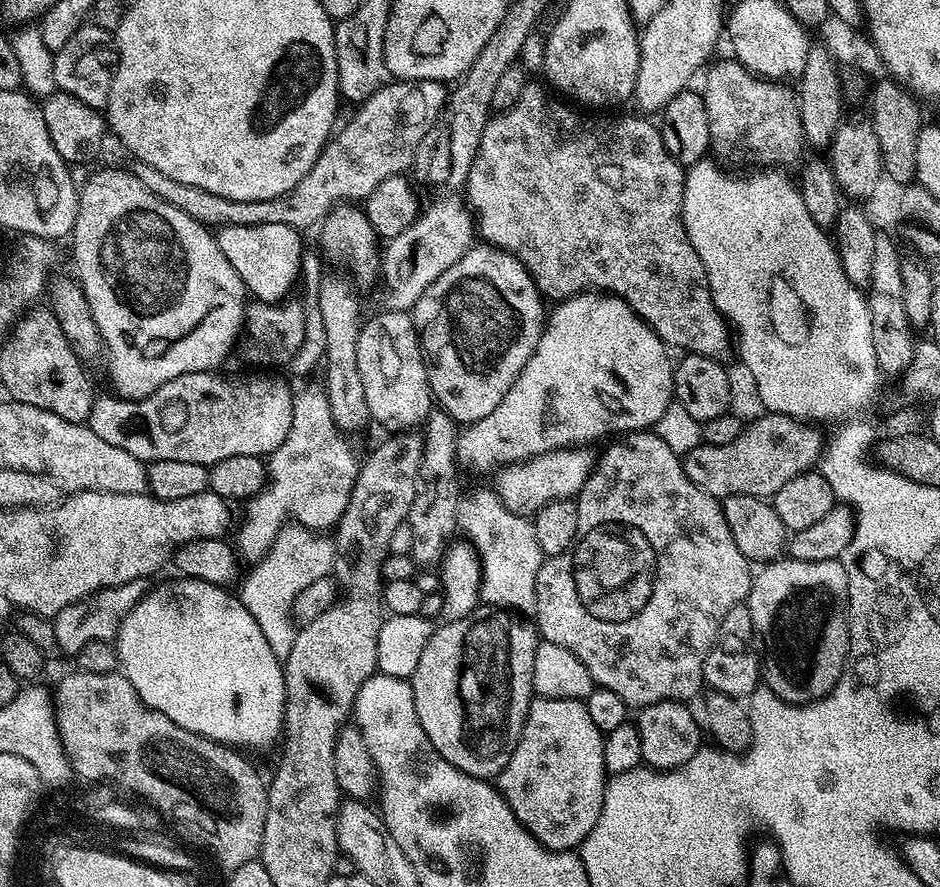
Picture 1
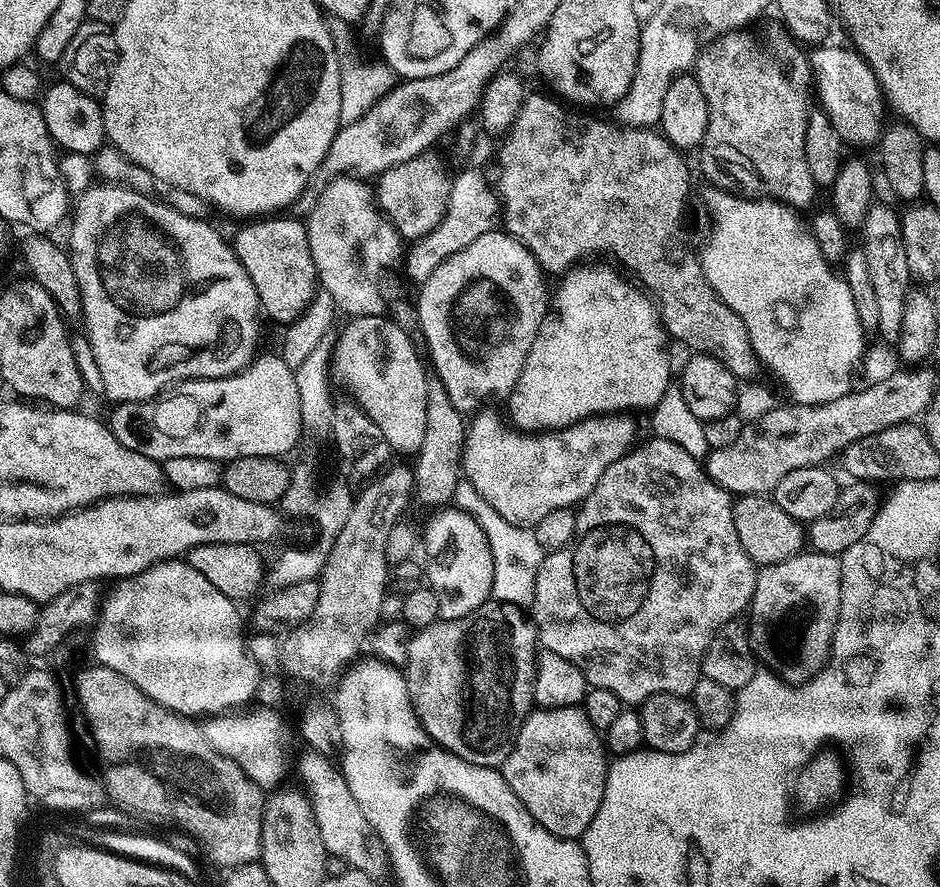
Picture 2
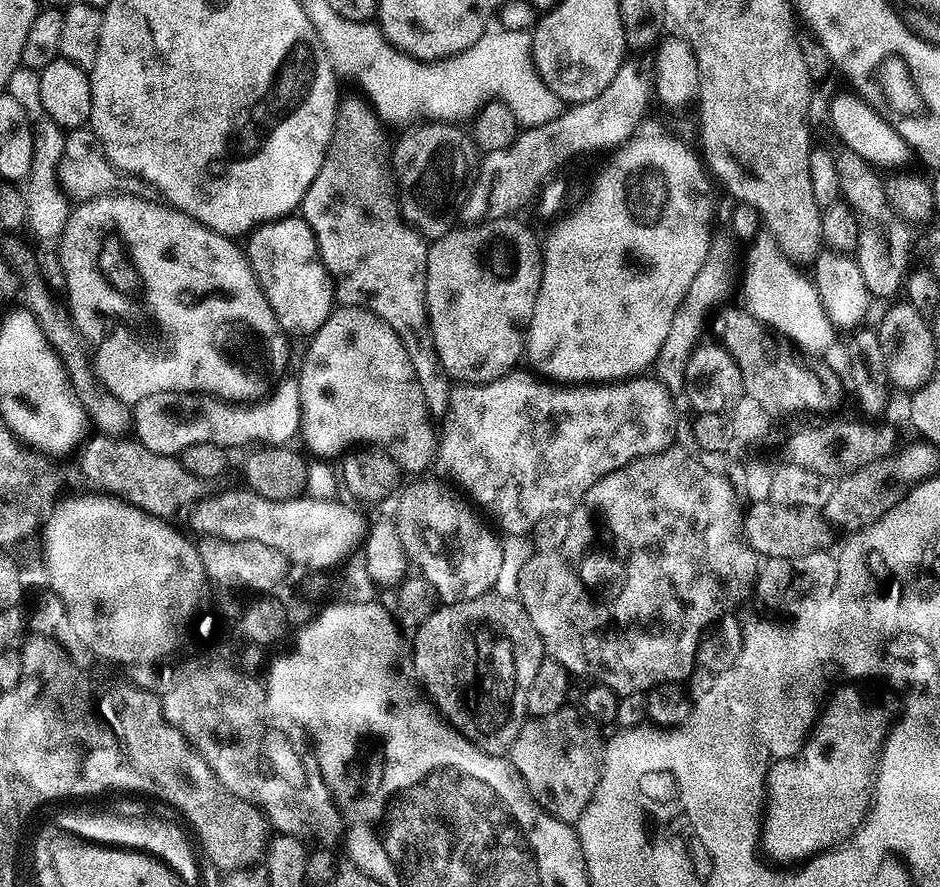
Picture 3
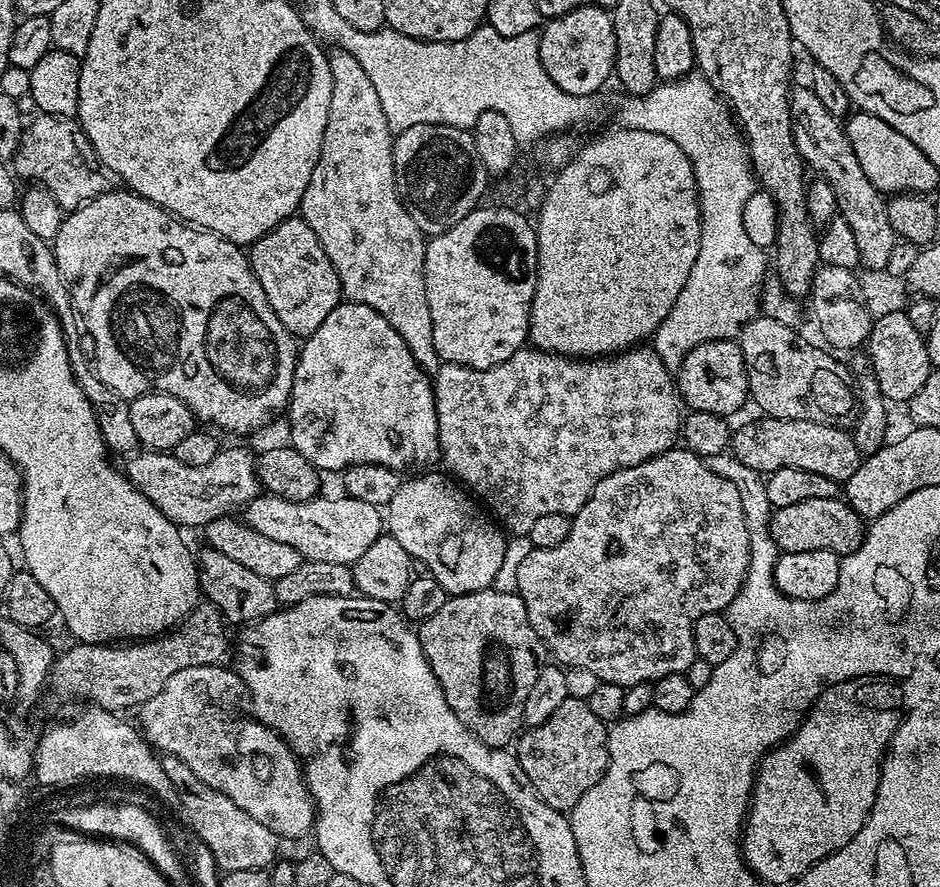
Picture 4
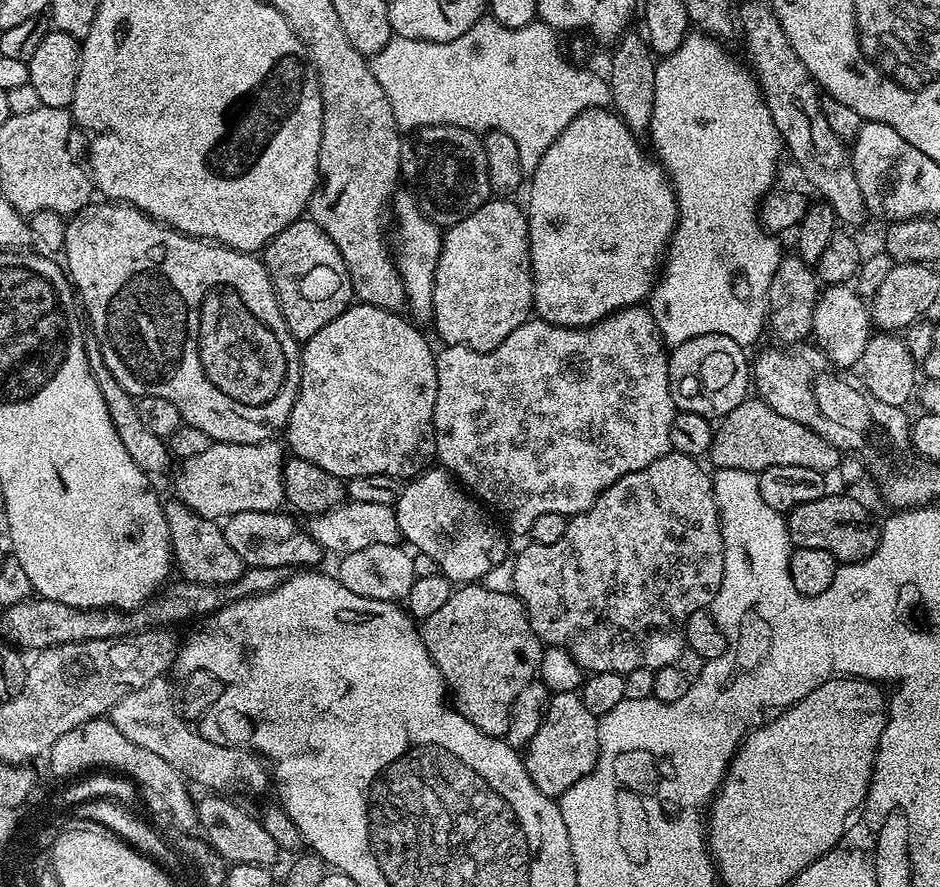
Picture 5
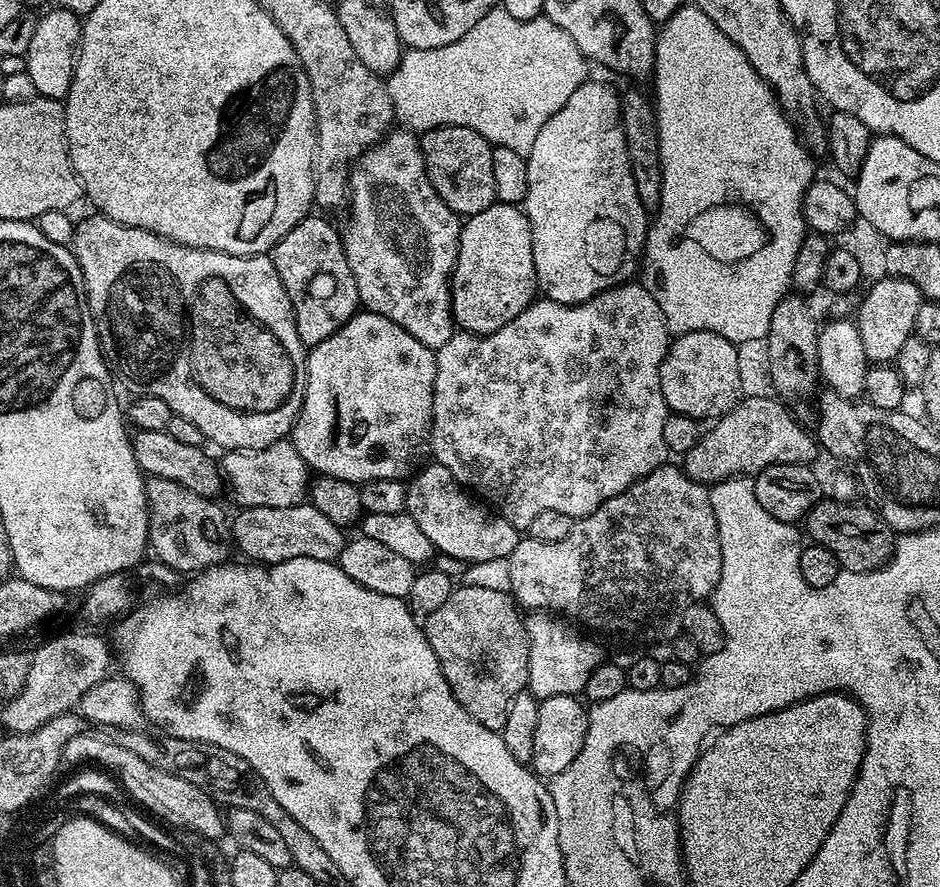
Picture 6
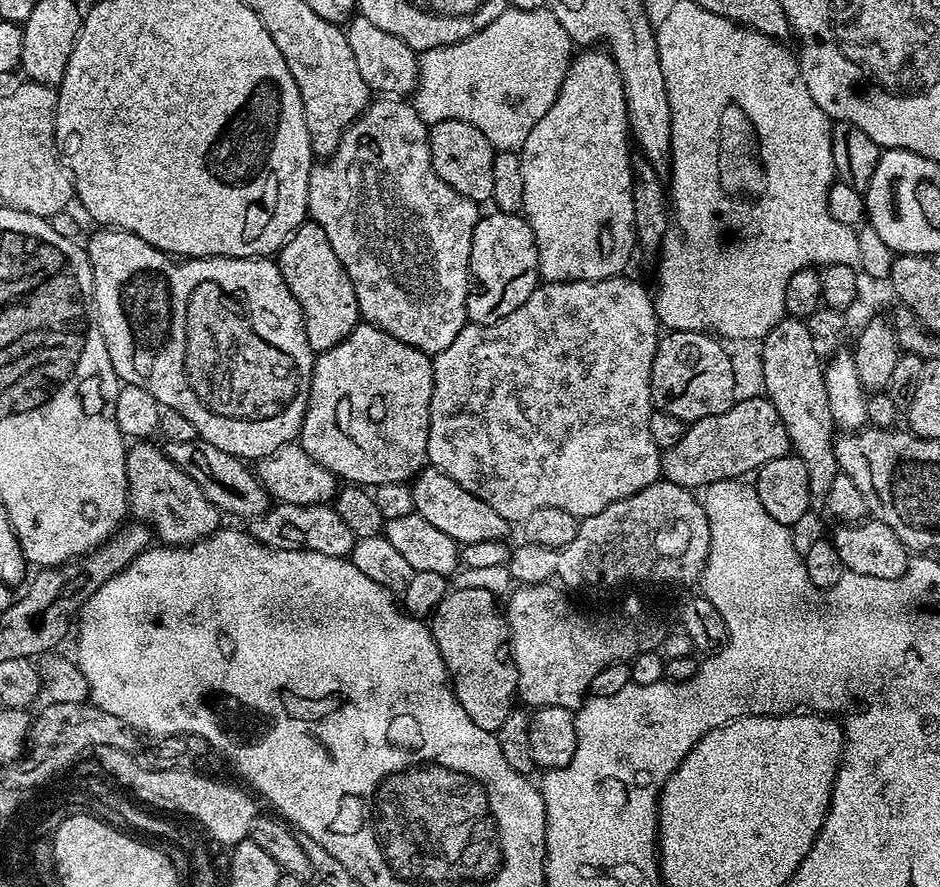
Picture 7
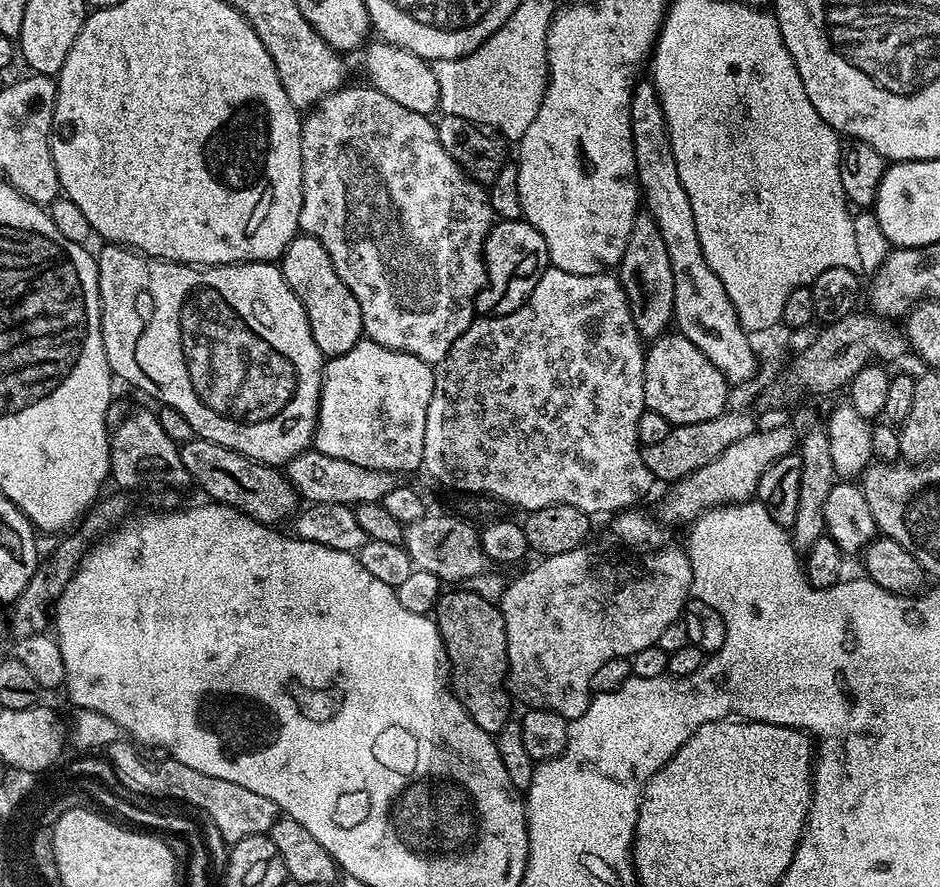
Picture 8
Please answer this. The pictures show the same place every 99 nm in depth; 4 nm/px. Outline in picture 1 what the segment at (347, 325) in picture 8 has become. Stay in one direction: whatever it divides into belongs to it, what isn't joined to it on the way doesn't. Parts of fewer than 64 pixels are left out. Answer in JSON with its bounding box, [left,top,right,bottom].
[215,226,304,304]

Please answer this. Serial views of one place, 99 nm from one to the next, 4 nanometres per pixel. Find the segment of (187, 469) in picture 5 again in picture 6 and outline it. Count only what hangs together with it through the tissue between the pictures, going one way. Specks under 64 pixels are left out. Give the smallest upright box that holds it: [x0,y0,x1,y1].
[222,438,310,508]

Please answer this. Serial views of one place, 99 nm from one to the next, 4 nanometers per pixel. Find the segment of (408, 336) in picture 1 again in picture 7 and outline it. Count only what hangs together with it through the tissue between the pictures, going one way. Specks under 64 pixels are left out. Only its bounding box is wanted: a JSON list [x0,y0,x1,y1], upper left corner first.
[298,322,433,486]

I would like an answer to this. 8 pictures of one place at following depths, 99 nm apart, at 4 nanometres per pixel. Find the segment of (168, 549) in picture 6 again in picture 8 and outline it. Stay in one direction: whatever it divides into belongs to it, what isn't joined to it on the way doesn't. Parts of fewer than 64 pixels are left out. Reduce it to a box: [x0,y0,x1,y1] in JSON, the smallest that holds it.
[110,411,190,489]

